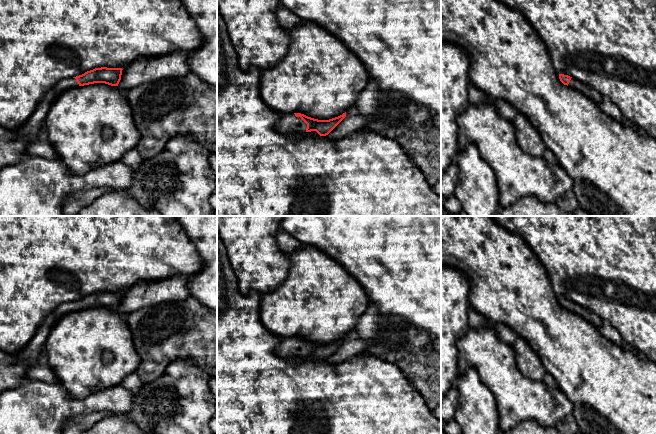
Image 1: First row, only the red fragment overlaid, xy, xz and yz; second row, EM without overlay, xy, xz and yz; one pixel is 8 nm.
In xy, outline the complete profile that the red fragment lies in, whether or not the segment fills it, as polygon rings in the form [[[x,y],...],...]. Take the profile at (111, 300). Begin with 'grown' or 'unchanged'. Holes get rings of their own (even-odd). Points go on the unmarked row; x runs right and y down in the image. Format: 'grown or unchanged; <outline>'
grown; [[[95,292],[82,299],[66,302],[58,305],[44,320],[40,329],[31,339],[28,345],[19,353],[18,362],[25,361],[30,364],[36,364],[44,354],[44,344],[49,335],[51,327],[61,316],[77,311],[94,307],[105,307],[111,310],[118,310],[122,292]]]

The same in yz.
grown; [[[559,298],[559,303],[564,309],[567,309],[572,313],[581,316],[584,320],[588,321],[593,326],[597,328],[601,326],[601,318],[596,315],[593,311],[586,309],[578,305],[577,303],[564,298]]]

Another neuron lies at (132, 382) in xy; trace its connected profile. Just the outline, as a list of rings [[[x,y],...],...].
[[[136,372],[127,375],[120,384],[131,393],[136,394],[144,385]]]

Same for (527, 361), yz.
[[[521,337],[516,339],[513,347],[519,371],[529,379],[542,381],[547,371],[534,350]]]

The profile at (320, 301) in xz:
[[[305,245],[288,253],[290,268],[286,280],[271,292],[260,295],[260,320],[272,333],[283,338],[301,337],[329,344],[354,330],[359,317],[370,305],[360,283],[339,263],[320,250]]]

